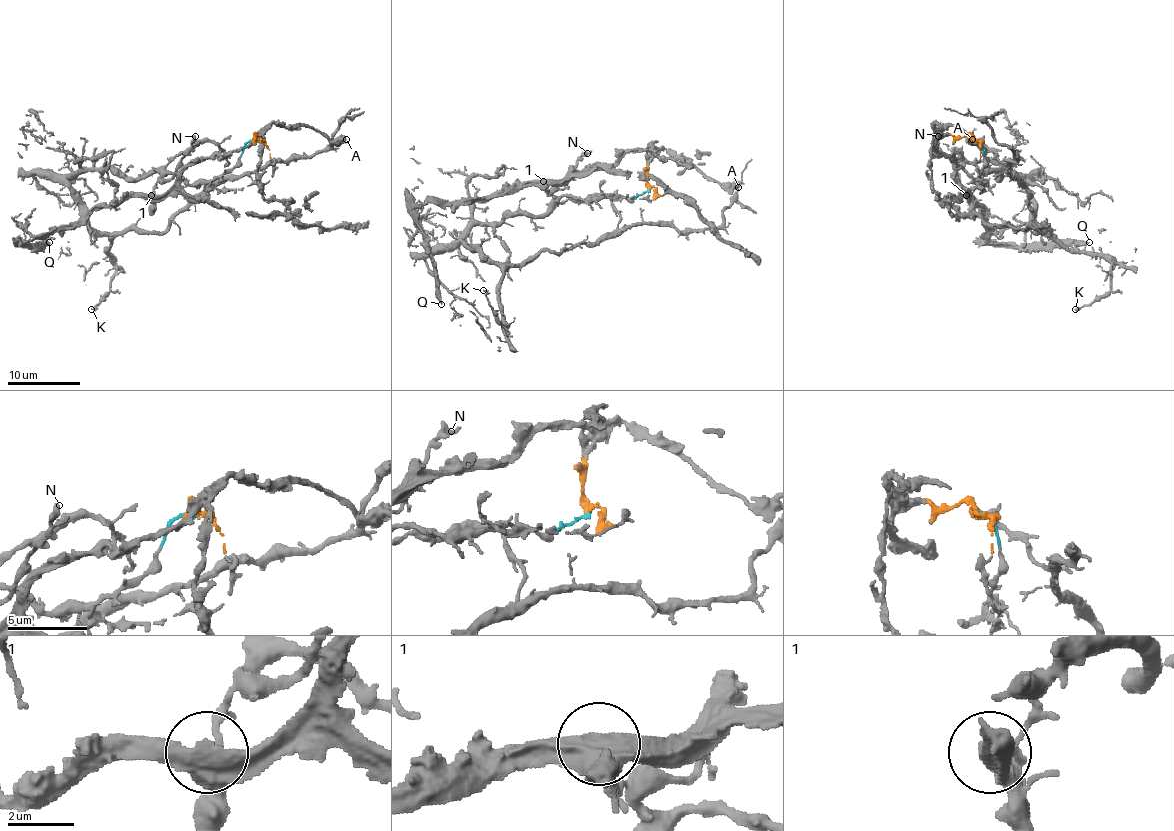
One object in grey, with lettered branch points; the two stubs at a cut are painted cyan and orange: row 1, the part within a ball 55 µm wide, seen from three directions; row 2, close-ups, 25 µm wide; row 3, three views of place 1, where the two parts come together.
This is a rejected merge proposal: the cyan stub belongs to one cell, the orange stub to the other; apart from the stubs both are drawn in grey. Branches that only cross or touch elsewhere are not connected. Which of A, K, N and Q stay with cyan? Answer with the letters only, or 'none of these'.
K, N

